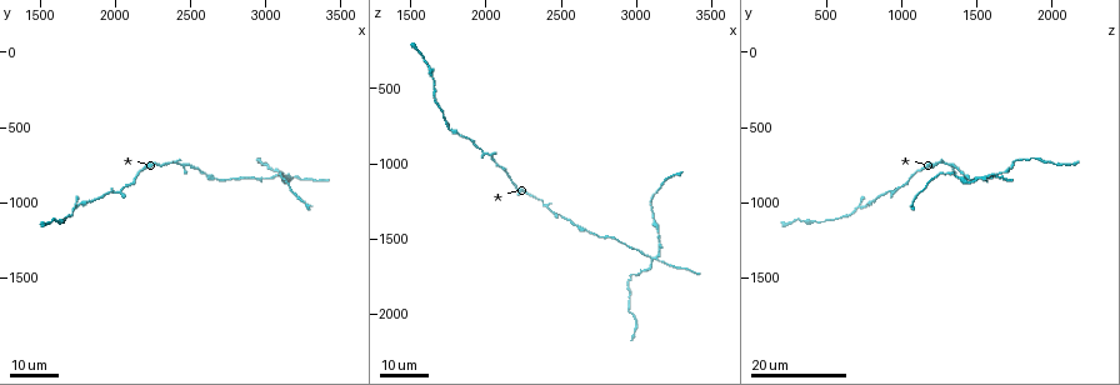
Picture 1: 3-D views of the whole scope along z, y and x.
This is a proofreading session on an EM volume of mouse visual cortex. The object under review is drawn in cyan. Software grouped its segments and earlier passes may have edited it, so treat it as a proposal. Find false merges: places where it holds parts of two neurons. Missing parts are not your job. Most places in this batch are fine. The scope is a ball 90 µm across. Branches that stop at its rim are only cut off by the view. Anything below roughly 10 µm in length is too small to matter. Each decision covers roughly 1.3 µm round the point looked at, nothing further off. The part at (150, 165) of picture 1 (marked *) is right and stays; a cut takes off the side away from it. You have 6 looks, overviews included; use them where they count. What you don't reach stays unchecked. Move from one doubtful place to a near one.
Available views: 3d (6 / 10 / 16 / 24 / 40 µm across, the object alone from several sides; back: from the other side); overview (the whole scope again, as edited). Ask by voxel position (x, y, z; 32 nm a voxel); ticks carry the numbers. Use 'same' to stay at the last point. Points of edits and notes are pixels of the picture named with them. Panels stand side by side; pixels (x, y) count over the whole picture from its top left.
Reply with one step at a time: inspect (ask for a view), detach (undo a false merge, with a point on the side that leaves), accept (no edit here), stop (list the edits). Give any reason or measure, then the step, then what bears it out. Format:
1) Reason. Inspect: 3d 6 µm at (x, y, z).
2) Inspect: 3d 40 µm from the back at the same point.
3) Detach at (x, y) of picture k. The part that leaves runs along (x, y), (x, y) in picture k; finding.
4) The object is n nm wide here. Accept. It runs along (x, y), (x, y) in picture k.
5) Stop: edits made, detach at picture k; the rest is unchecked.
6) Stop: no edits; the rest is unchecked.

Thick turns thin. Inspect: 3d 16 µm at (1840, 1000, 820).

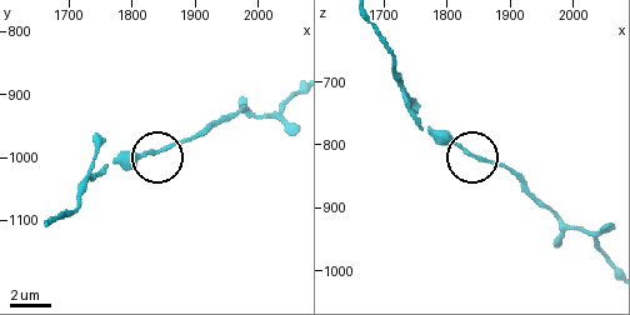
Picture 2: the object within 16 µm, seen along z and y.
Inspect: 3d 6 µm at (1835, 990, 815).

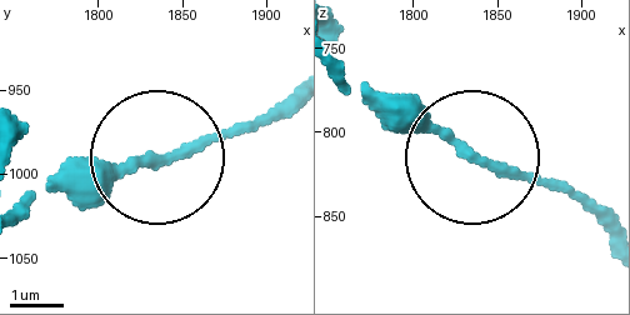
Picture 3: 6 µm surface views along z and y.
Inspect: 3d 6 µm from the back at (1834, 992, 812).

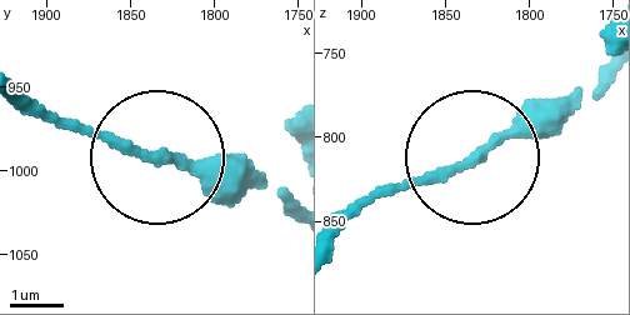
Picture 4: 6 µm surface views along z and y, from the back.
Accept. It runs along (348, 231), (388, 195), (469, 168), (571, 101) in picture 4; one neuron here.

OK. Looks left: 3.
A fork. Inspect: 3d 24 µm at (3100, 800, 1640).

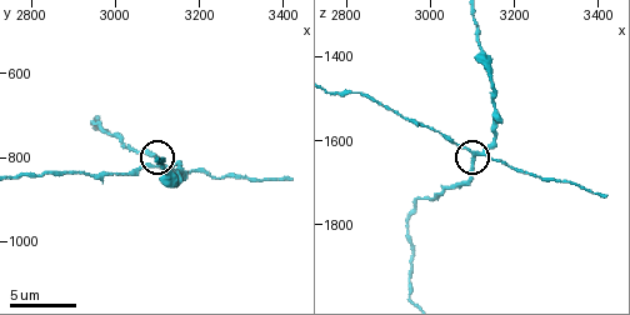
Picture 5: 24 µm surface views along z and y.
Inspect: 3d 6 µm at the same point.

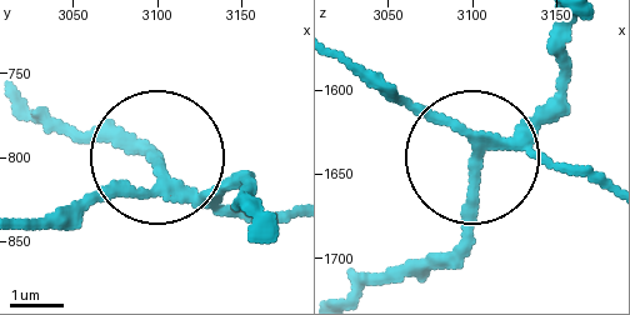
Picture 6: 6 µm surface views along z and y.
3 arms meet here. Detach at (469, 200) of picture 6. A second neuron is stuck on.

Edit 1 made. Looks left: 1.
Stop: edits made, detach at picture 6; the rest is unchecked.

